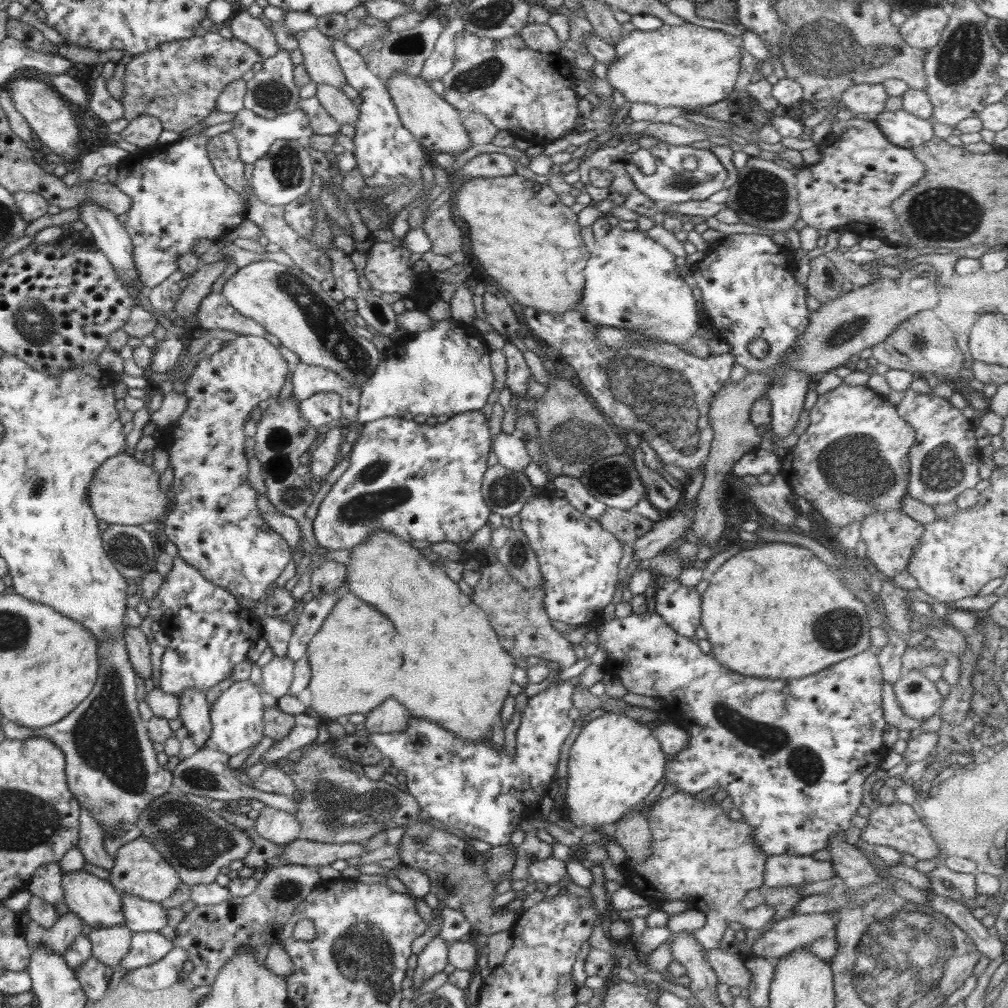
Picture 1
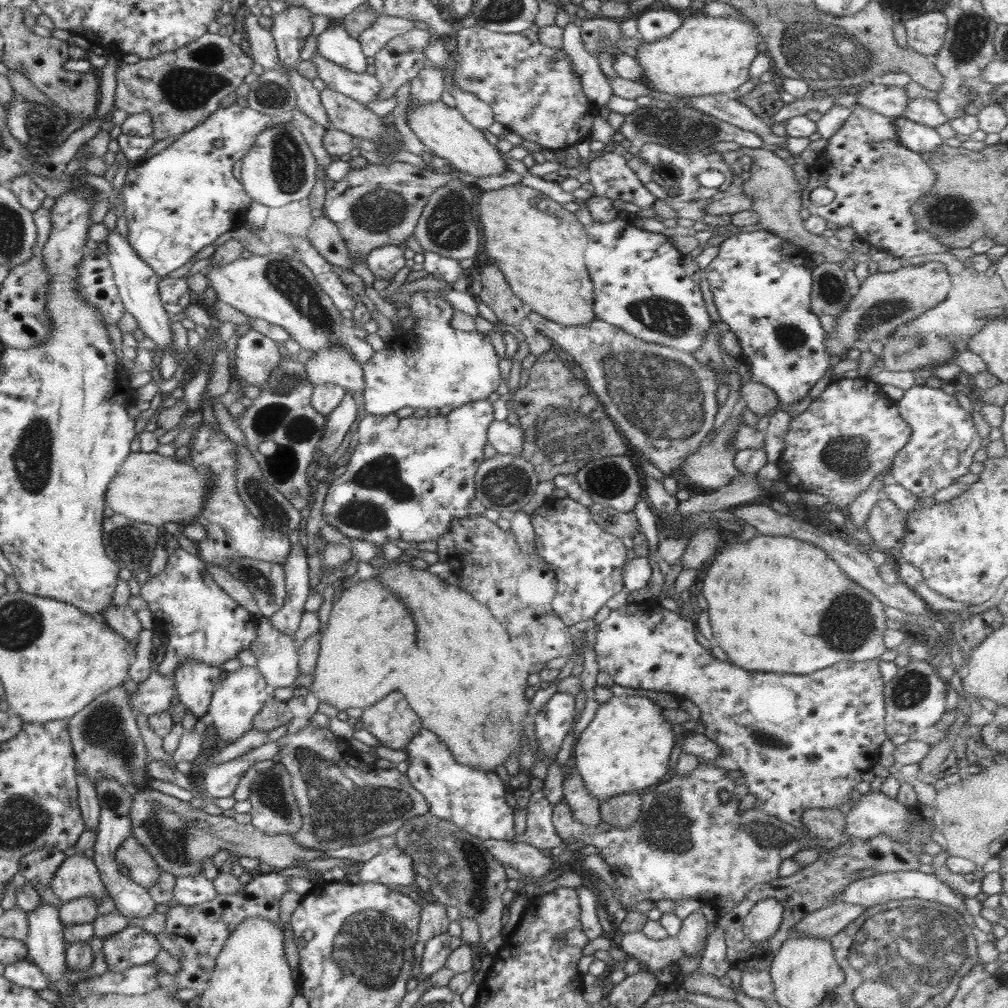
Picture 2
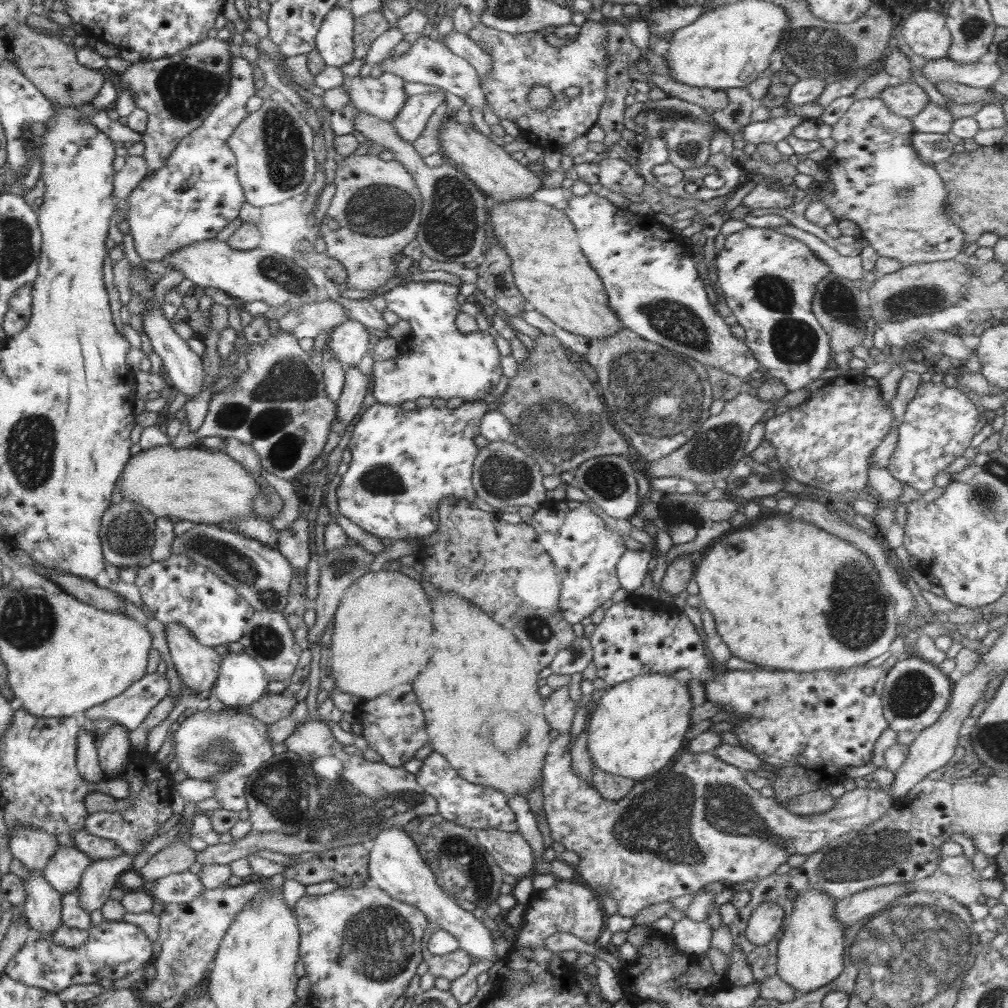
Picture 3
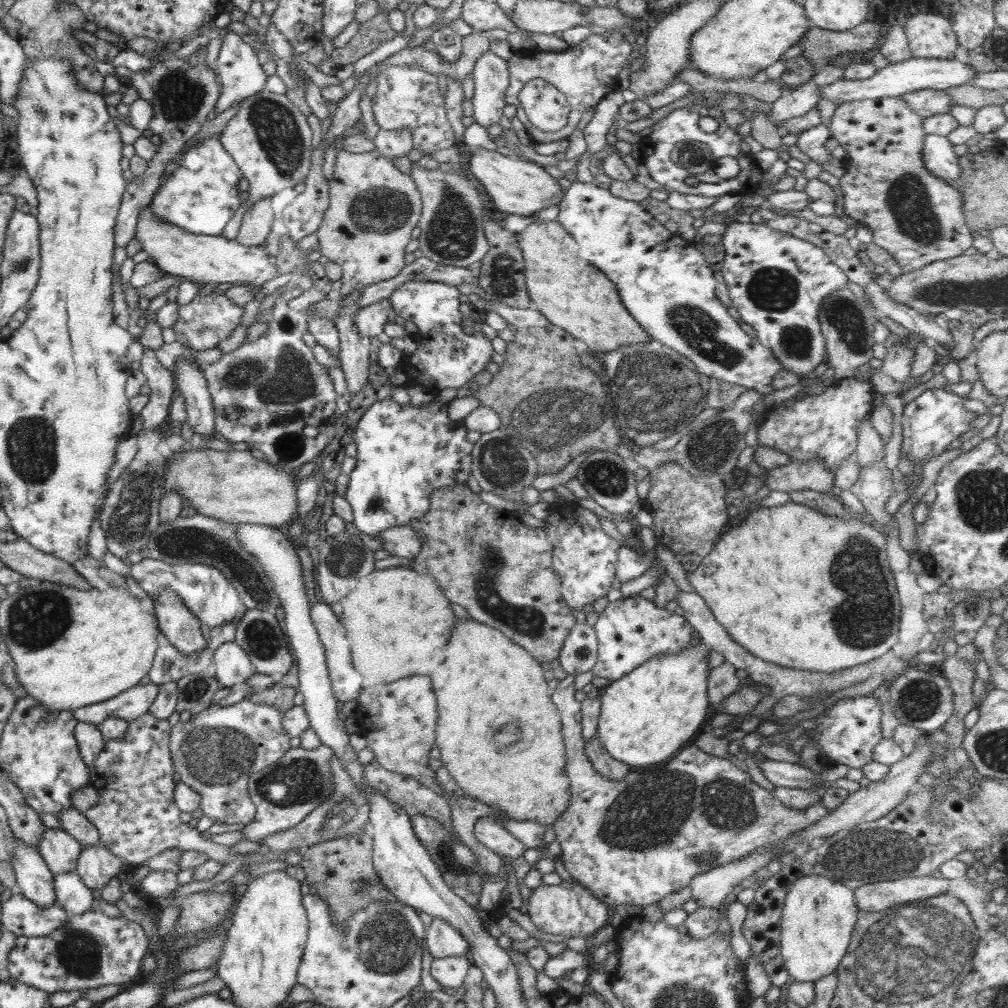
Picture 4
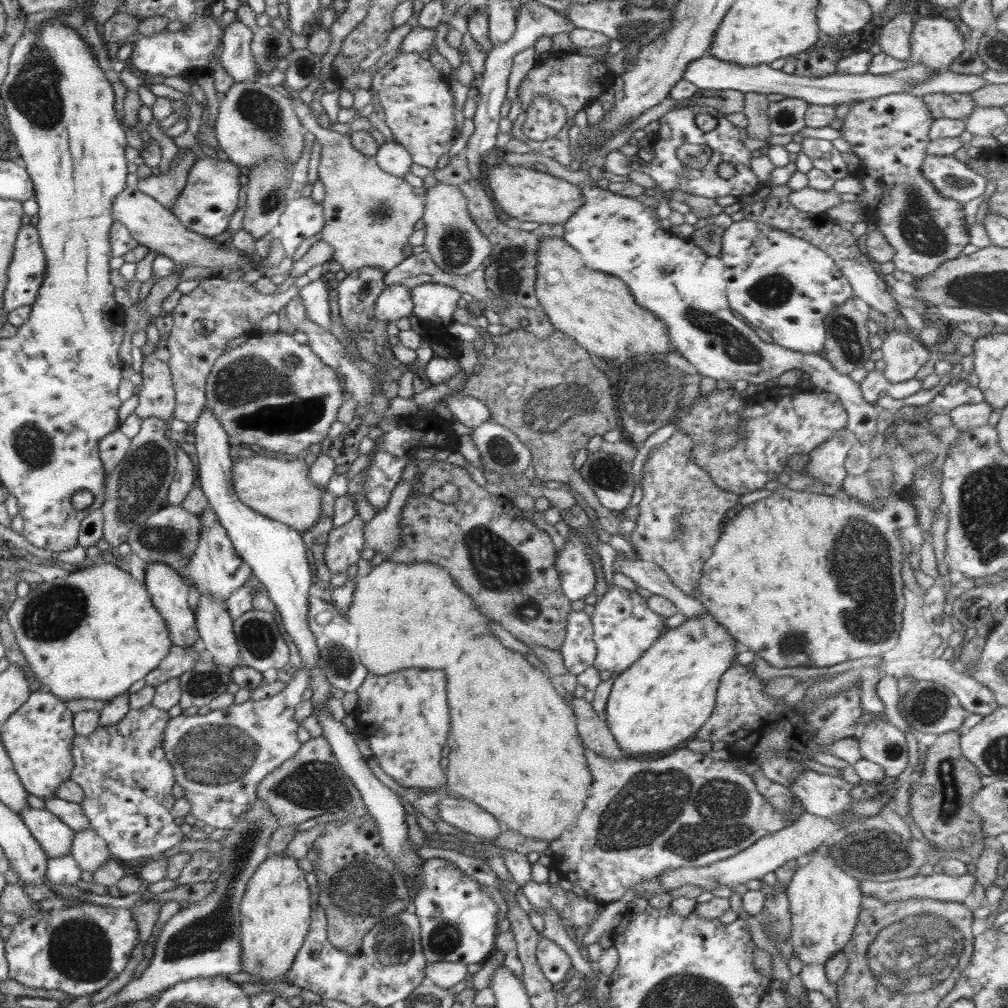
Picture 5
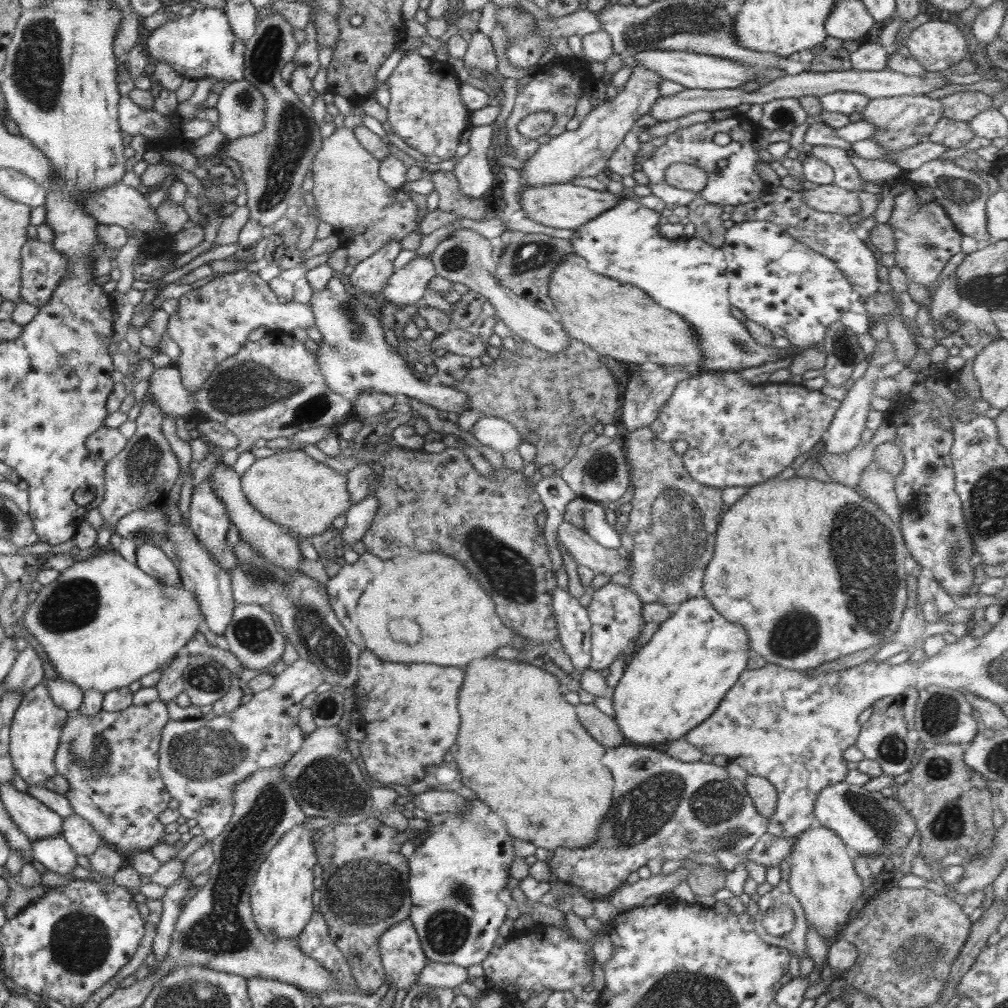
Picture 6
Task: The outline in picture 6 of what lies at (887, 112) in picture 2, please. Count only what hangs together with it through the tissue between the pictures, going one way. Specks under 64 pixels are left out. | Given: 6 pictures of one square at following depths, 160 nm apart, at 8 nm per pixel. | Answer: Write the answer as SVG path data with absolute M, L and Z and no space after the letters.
M965 91L950 94L941 98L943 116L964 122L970 122L983 110L991 109L992 99L980 91Z

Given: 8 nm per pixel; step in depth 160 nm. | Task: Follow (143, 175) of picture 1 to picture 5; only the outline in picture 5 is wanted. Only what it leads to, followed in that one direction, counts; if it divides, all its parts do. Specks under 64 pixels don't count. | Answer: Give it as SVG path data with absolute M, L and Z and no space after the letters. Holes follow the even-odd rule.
M237 19L225 28L219 63L235 82L244 82L249 78L260 80L261 74L256 68L251 51L252 37L252 29ZM200 155L187 174L187 181L174 201L171 211L192 232L205 237L218 236L227 230L234 212L243 202L243 188L239 183L240 167L221 156L221 159Z

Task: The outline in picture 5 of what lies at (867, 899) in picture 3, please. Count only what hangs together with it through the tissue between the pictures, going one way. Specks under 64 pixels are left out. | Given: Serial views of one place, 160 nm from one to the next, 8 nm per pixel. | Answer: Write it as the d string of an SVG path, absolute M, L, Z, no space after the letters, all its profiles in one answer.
M971 870L963 876L947 876L932 874L877 882L864 880L860 883L860 891L864 897L875 897L884 902L902 901L918 898L960 902L978 889L978 879Z

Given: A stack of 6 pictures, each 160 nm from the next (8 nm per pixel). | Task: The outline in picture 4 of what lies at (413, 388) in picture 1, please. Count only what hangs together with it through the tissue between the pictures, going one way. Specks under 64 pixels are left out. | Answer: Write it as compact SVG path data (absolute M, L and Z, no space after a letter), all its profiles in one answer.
M413 280L395 288L389 295L391 307L398 316L408 322L414 322L418 328L418 336L426 340L426 346L418 346L416 352L408 355L410 362L404 362L408 384L419 384L420 380L428 380L438 392L446 388L460 389L477 374L486 369L491 361L492 344L481 332L472 336L465 334L461 327L463 314L460 313L460 291L455 286L443 282Z

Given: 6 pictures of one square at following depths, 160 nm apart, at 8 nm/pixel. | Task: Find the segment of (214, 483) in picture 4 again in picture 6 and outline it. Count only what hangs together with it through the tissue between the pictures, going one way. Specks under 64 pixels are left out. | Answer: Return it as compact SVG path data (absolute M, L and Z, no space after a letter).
M287 449L256 459L241 477L241 490L248 502L266 518L300 537L322 534L336 516L352 506L346 484L346 475L312 459L303 450Z

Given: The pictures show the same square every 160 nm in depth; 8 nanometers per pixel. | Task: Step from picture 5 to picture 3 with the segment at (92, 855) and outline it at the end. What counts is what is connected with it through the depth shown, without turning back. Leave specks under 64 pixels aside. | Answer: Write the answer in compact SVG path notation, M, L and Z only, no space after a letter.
M123 854L112 859L91 861L77 887L80 908L90 913L100 910L117 886L120 874L133 868L133 860L133 856Z

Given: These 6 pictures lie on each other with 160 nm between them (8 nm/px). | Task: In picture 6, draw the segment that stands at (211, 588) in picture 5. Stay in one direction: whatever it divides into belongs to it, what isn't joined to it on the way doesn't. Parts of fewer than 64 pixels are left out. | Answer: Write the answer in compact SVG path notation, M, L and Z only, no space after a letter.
M210 476L192 490L188 526L199 543L213 554L220 568L230 574L237 565L237 560L233 553L234 546L224 545L230 524L226 507L216 496Z

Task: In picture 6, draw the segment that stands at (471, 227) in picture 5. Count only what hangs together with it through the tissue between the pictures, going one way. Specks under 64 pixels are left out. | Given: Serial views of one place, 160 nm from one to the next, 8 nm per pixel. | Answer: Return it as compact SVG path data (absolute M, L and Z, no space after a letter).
M469 228L454 229L450 236L441 240L430 256L435 266L435 274L450 282L460 282L469 290L480 293L495 308L495 315L525 342L550 354L560 354L568 350L570 337L557 318L543 308L528 302L502 286L496 278L496 263L492 259L492 245L487 238Z

